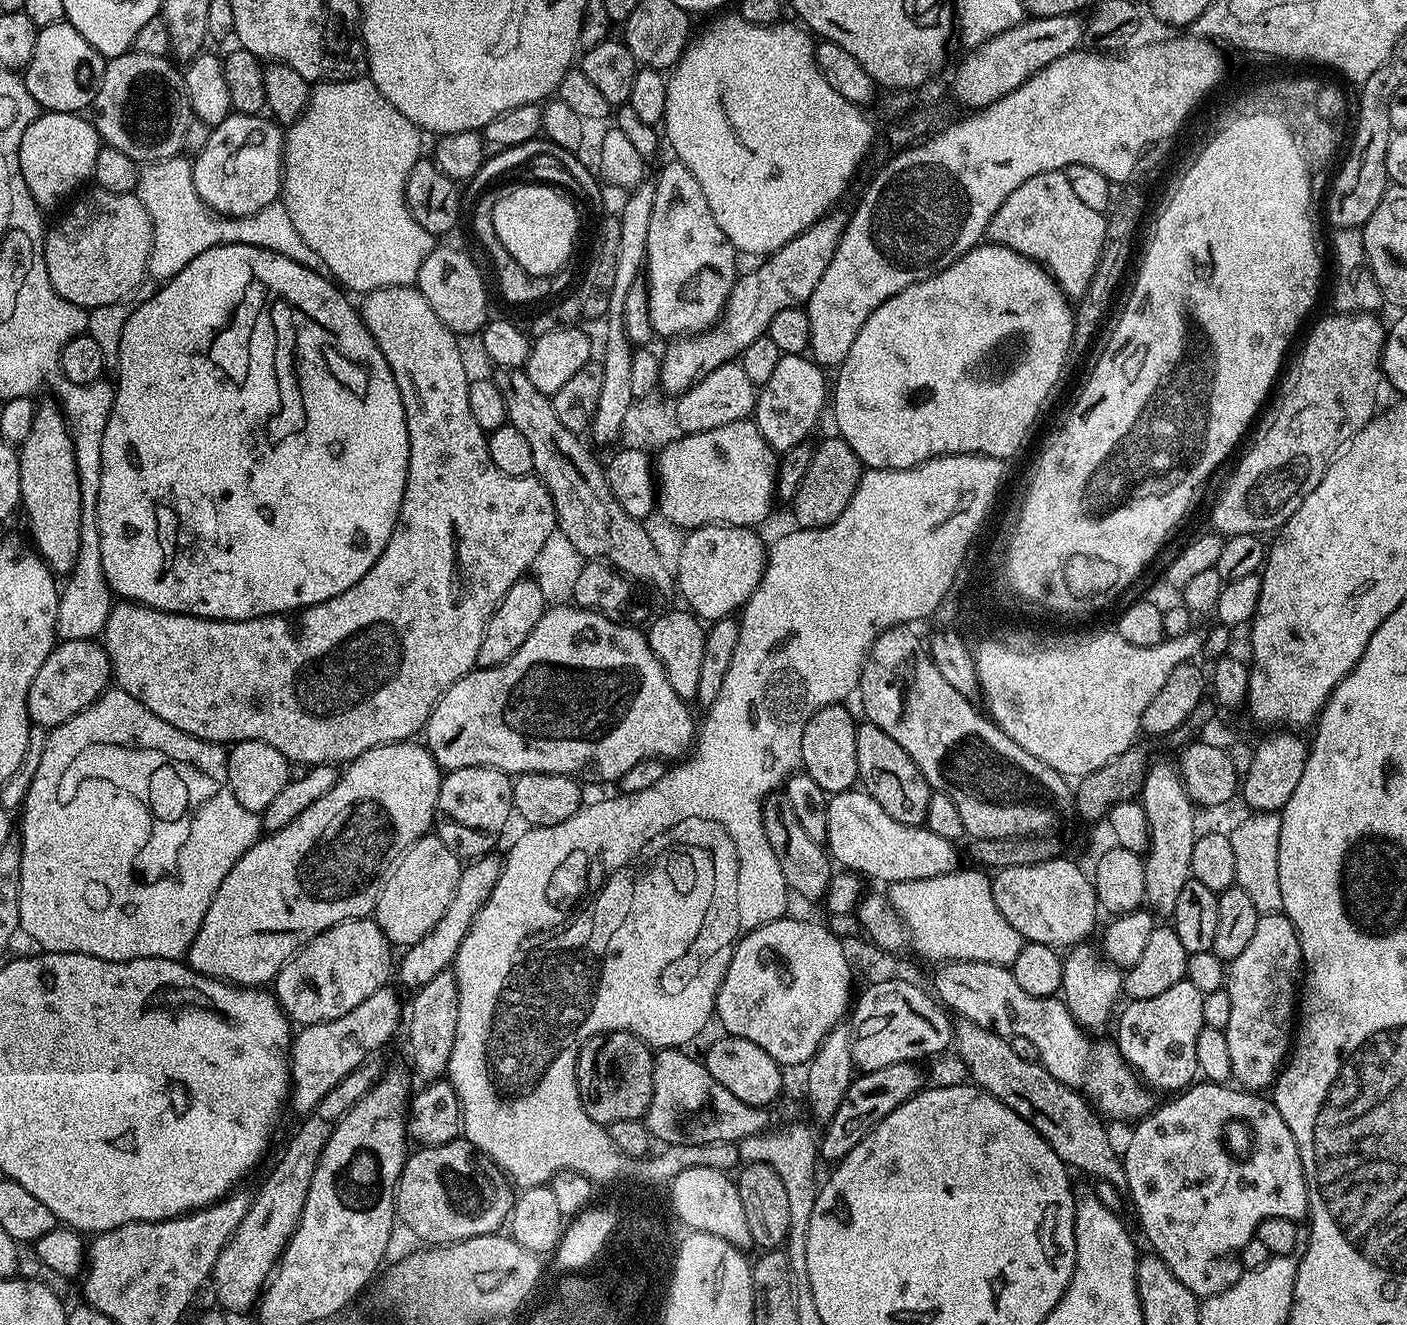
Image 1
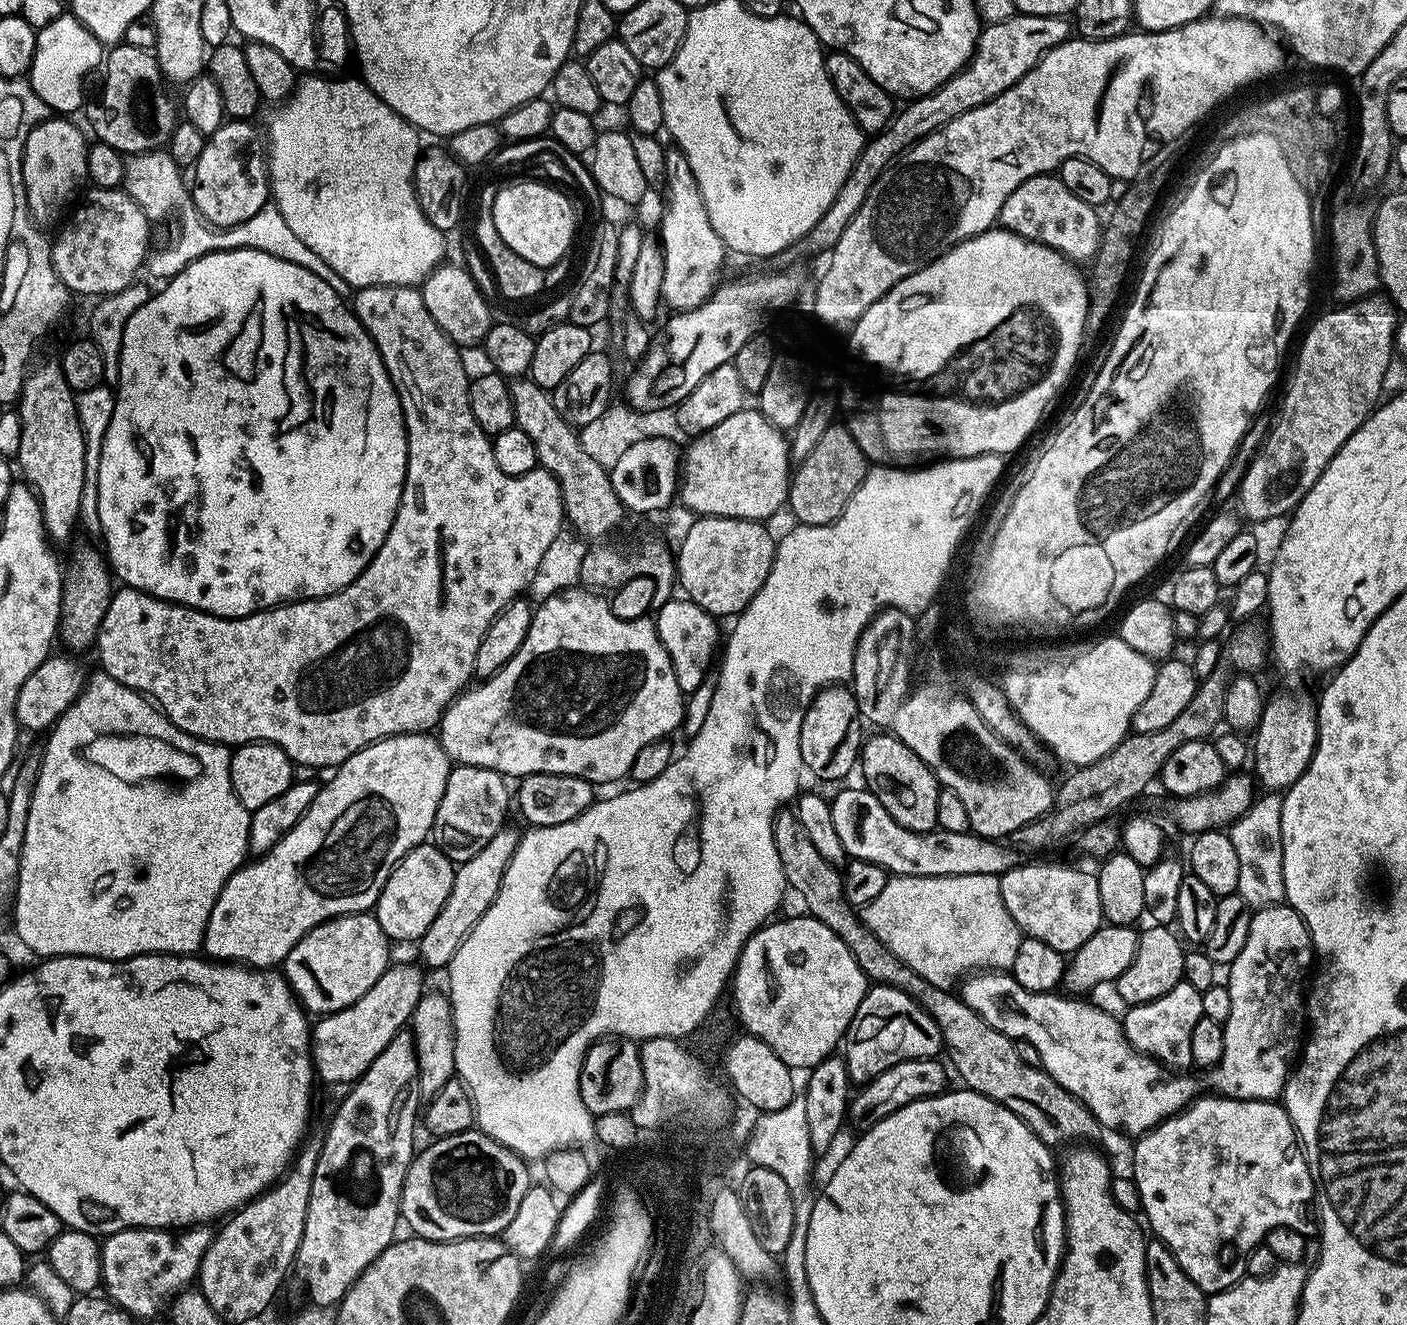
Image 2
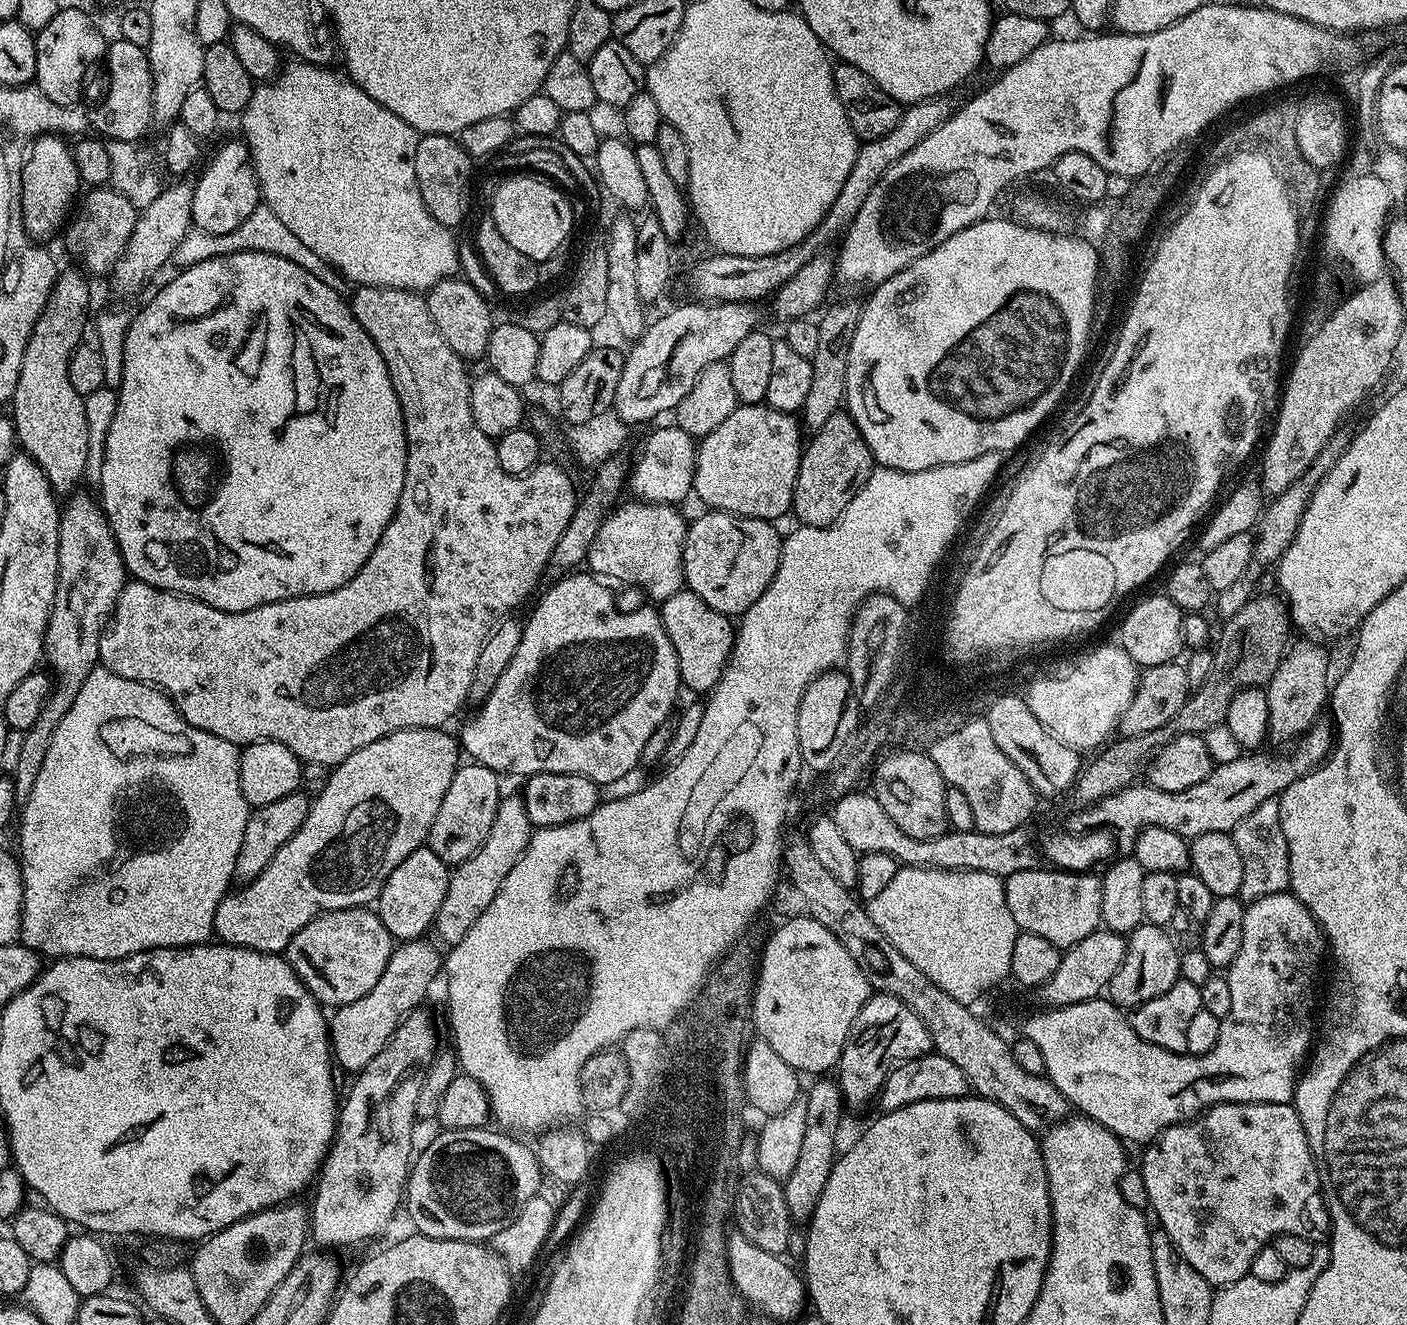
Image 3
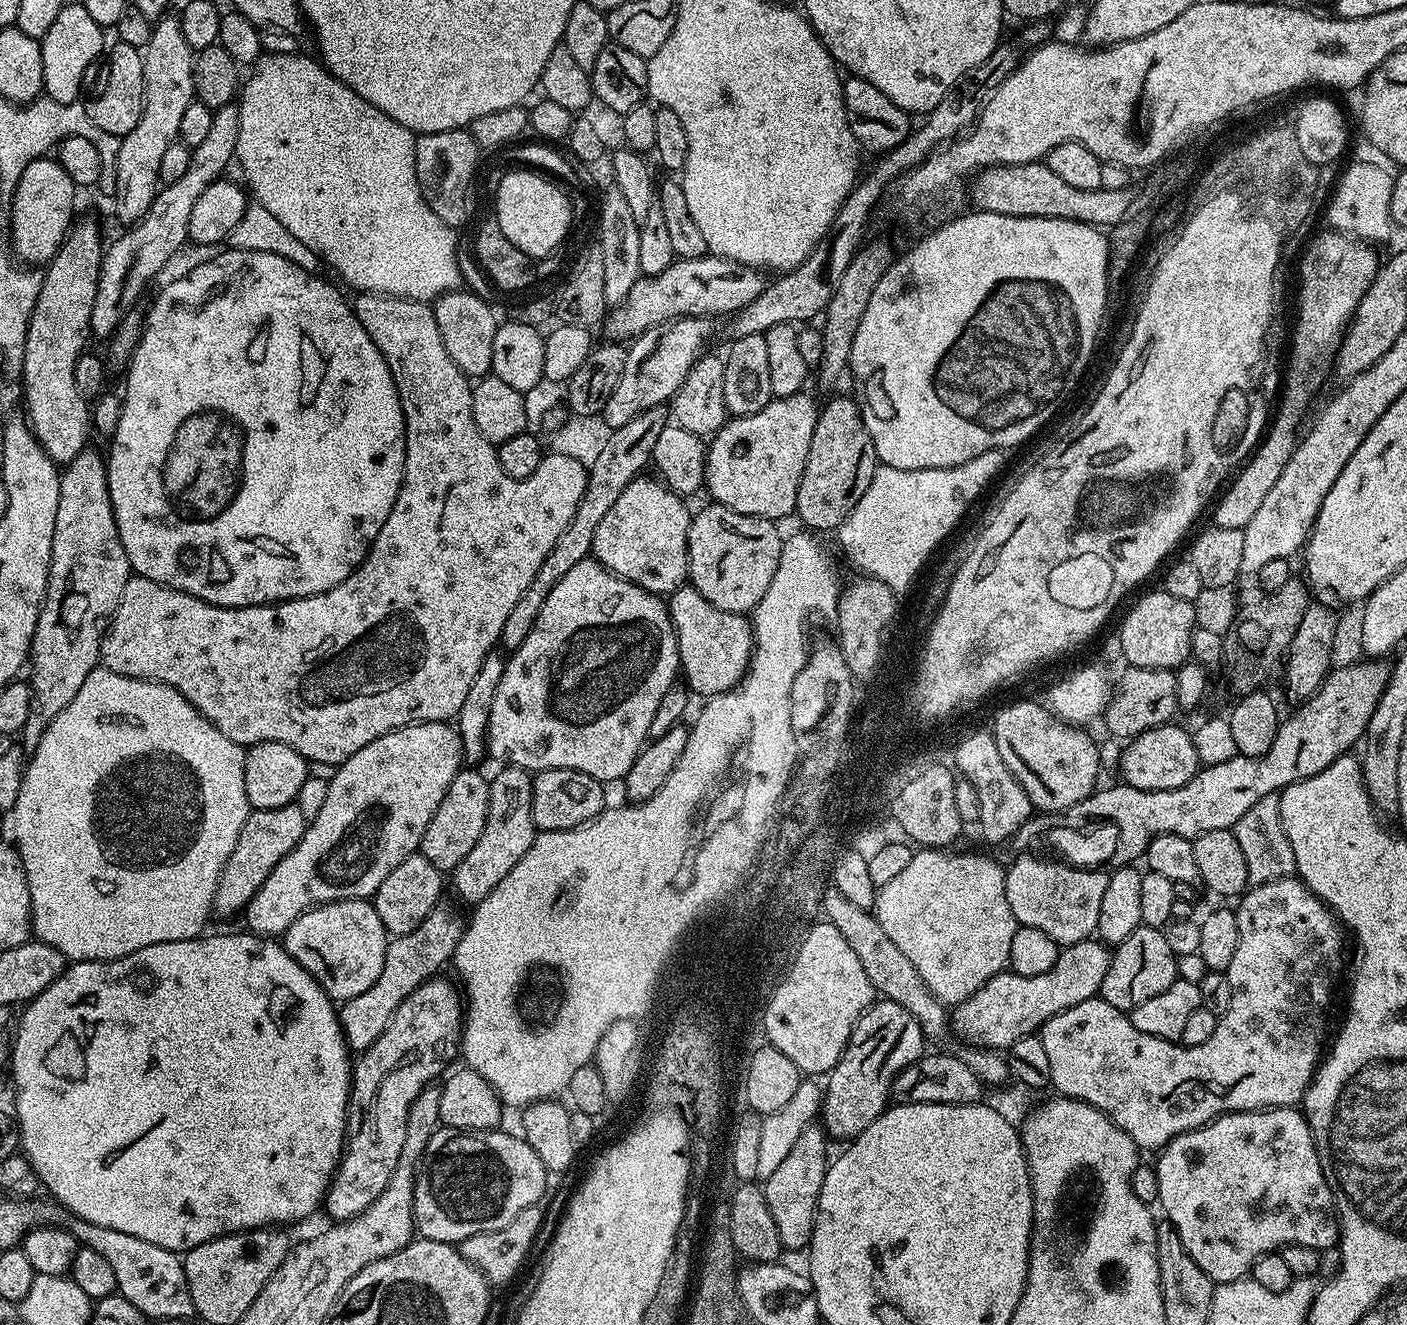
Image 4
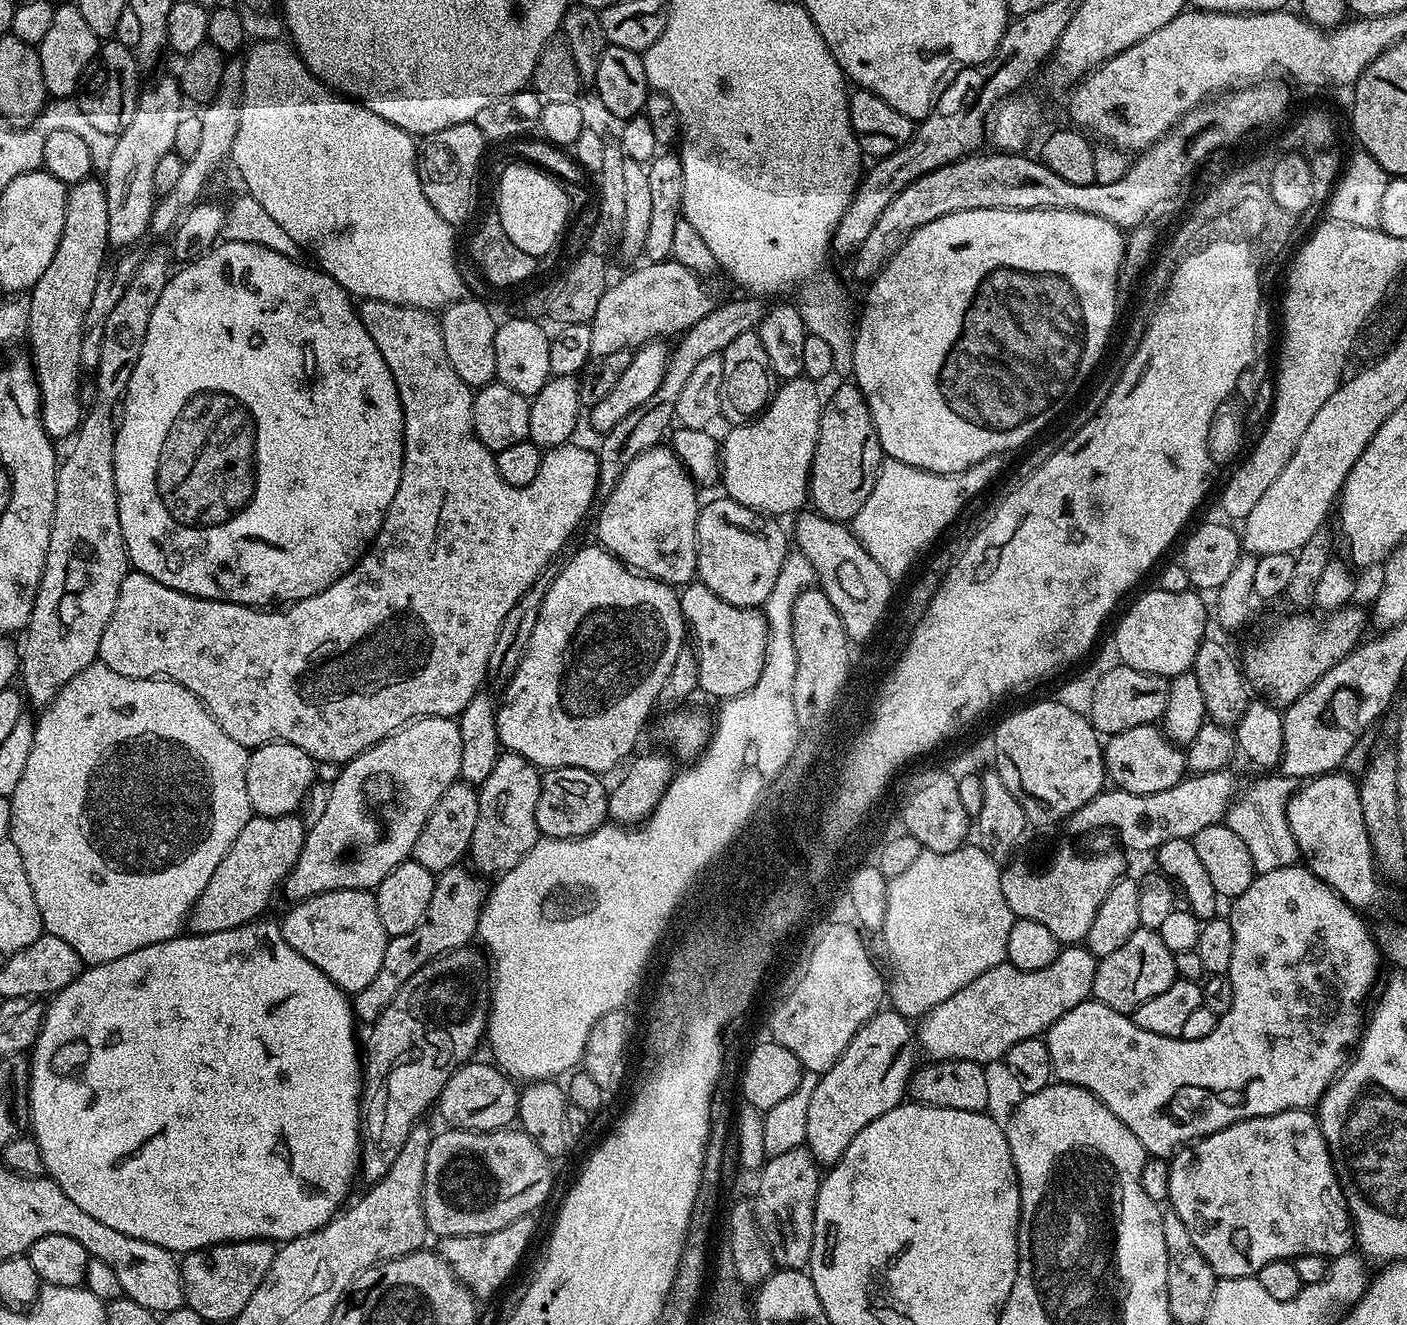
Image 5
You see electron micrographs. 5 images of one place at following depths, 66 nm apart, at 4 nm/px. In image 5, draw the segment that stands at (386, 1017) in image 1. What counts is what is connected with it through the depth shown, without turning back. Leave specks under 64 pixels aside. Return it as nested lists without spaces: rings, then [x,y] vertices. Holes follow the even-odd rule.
[[[467,867],[447,868],[436,876],[434,894],[430,894],[430,906],[426,910],[424,920],[410,934],[402,934],[389,939],[386,954],[382,958],[382,970],[374,974],[374,982],[368,988],[355,993],[354,1016],[357,1021],[374,1022],[380,1017],[383,1008],[392,1001],[392,996],[422,966],[426,966],[437,956],[463,948],[468,939],[476,936],[476,924],[480,921],[480,912],[484,909],[486,884],[475,871]]]

